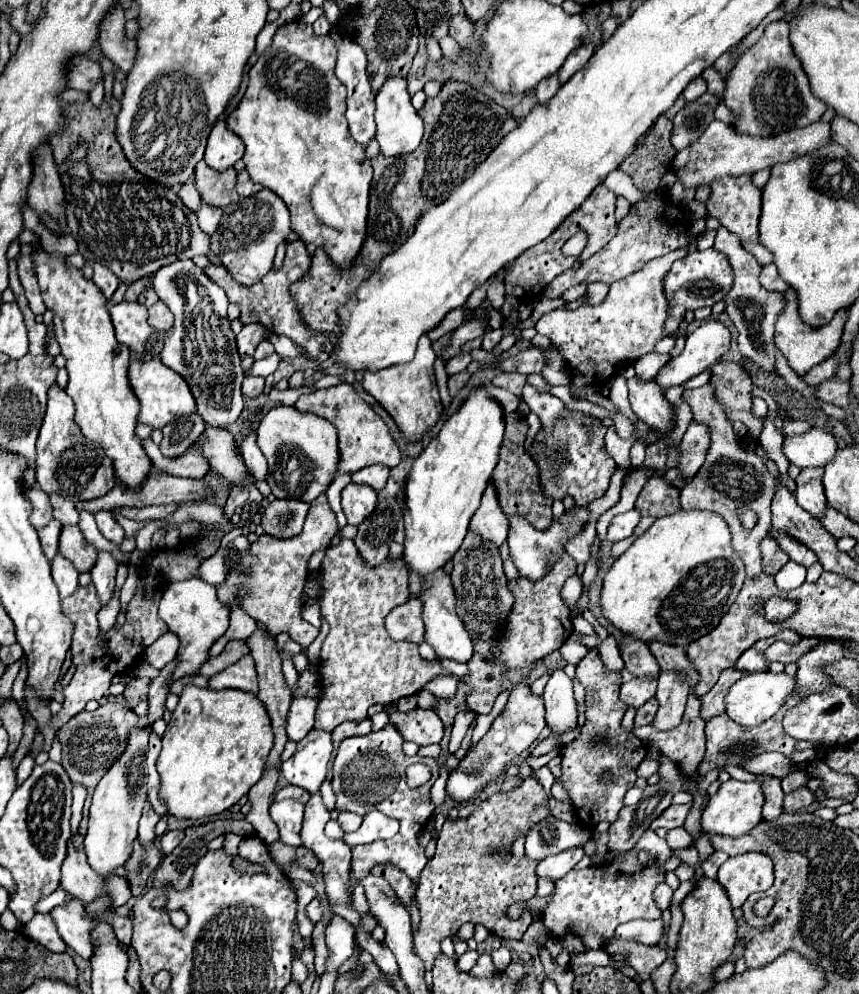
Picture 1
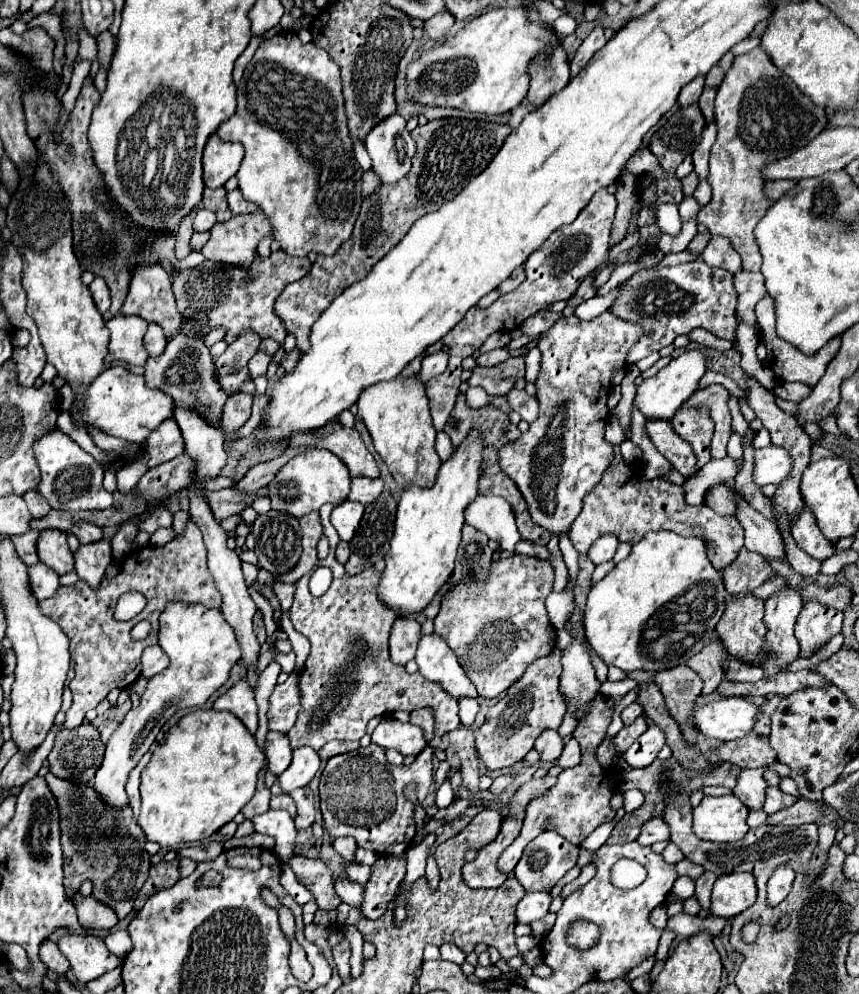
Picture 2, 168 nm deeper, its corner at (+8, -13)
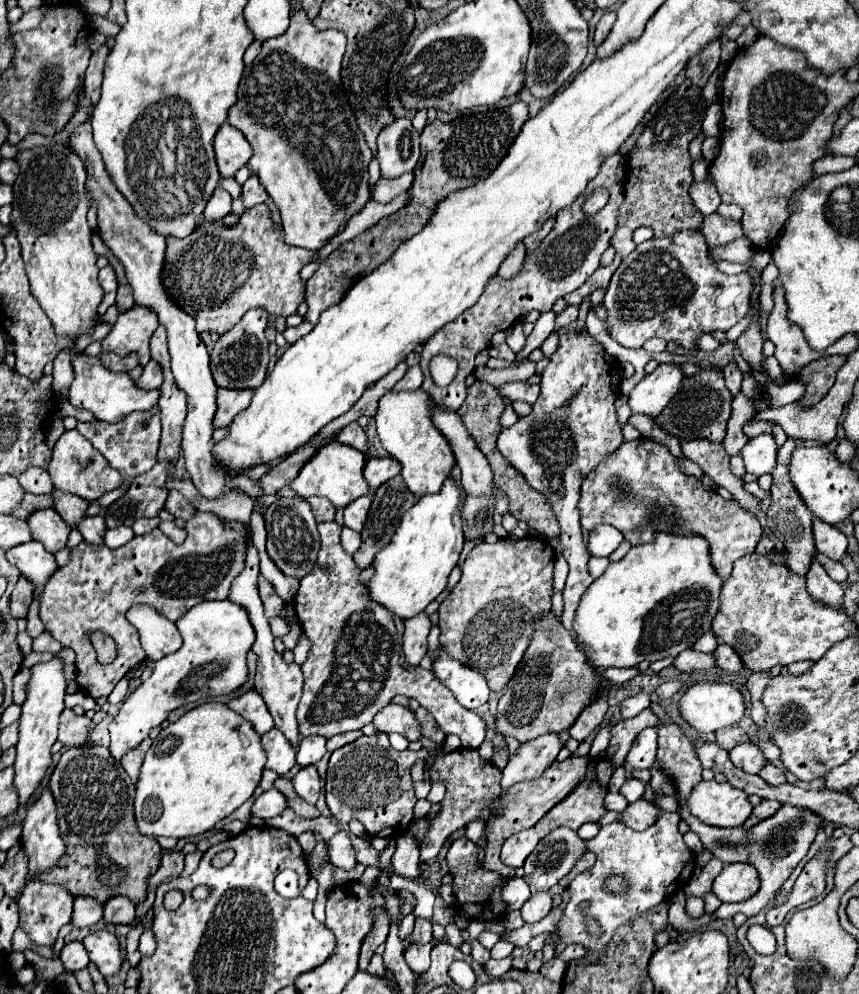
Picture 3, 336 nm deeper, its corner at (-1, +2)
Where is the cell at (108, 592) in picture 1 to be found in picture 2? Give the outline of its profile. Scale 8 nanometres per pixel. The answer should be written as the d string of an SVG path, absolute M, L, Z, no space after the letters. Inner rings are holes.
M106 535L100 541L80 545L74 553L74 569L80 579L84 579L88 585L96 587L100 585L106 567L112 561L112 549L110 549L110 535Z

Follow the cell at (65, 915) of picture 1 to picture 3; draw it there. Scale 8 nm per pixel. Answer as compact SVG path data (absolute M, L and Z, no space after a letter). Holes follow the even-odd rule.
M97 930L91 932L89 936L85 936L83 946L89 952L89 960L93 964L97 964L97 970L107 978L117 974L117 970L121 968L121 946L119 940L113 932L107 930Z

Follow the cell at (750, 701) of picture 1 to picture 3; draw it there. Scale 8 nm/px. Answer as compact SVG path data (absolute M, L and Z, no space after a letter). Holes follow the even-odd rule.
M703 680L703 682L697 682L697 684L693 684L685 690L685 694L679 702L679 710L681 710L681 716L697 732L715 732L719 728L727 728L727 726L741 722L743 716L745 716L747 704L745 704L745 696L733 684Z

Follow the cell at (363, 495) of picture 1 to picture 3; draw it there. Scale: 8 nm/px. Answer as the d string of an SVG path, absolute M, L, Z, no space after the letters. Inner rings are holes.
M361 496L361 498L353 500L353 504L347 504L345 506L345 526L359 532L363 528L365 518L367 518L369 504L371 504L369 496Z

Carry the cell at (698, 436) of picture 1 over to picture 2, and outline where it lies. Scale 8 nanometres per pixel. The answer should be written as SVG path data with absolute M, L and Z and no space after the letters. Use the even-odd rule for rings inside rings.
M682 405L670 423L672 423L674 433L692 445L696 459L698 459L698 467L706 465L712 459L710 439L714 433L714 423L710 419L708 407Z

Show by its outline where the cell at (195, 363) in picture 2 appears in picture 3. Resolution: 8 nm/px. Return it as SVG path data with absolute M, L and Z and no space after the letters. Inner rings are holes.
M149 360L149 364L145 366L141 378L137 378L137 386L145 388L145 390L151 390L151 388L159 388L161 380L163 380L161 366L157 364L157 360Z

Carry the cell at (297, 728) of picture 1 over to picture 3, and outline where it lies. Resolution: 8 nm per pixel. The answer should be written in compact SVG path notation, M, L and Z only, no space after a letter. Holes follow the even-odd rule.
M279 728L263 734L261 742L267 752L265 768L275 770L279 776L285 776L295 766L295 748L289 744L289 740L285 740L285 734Z

